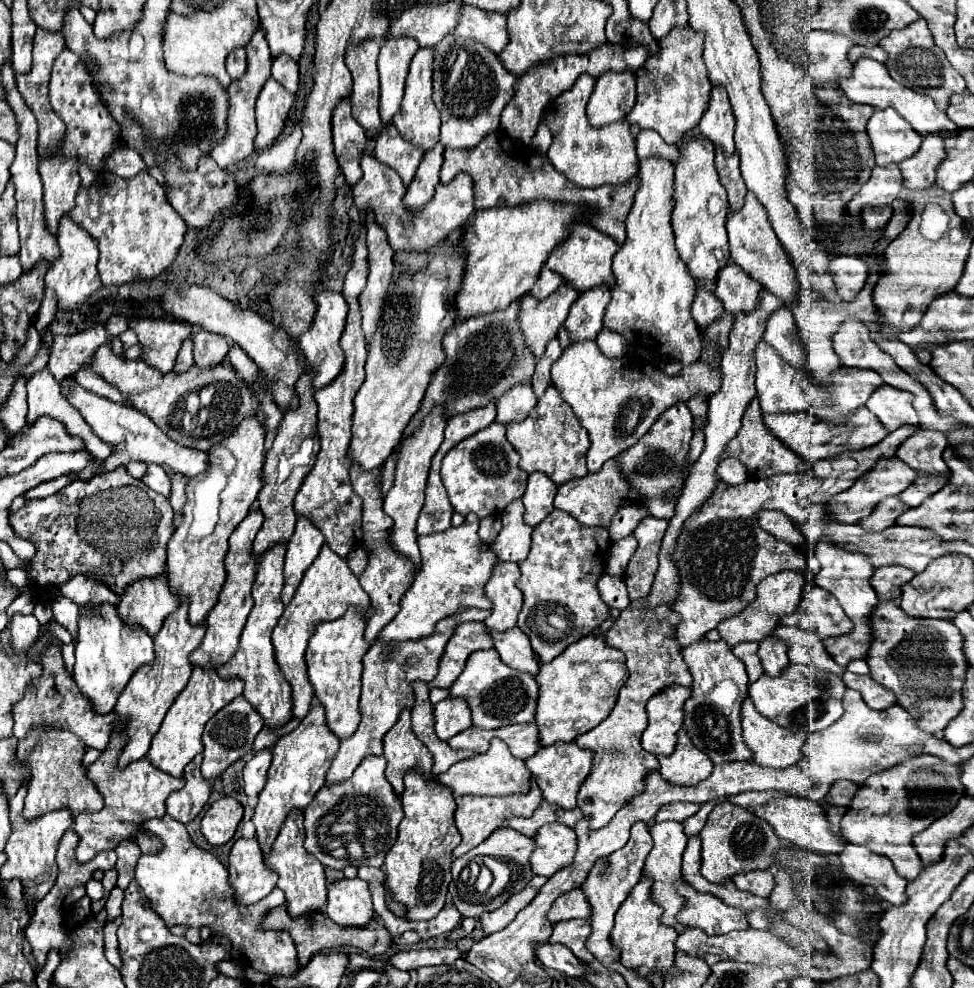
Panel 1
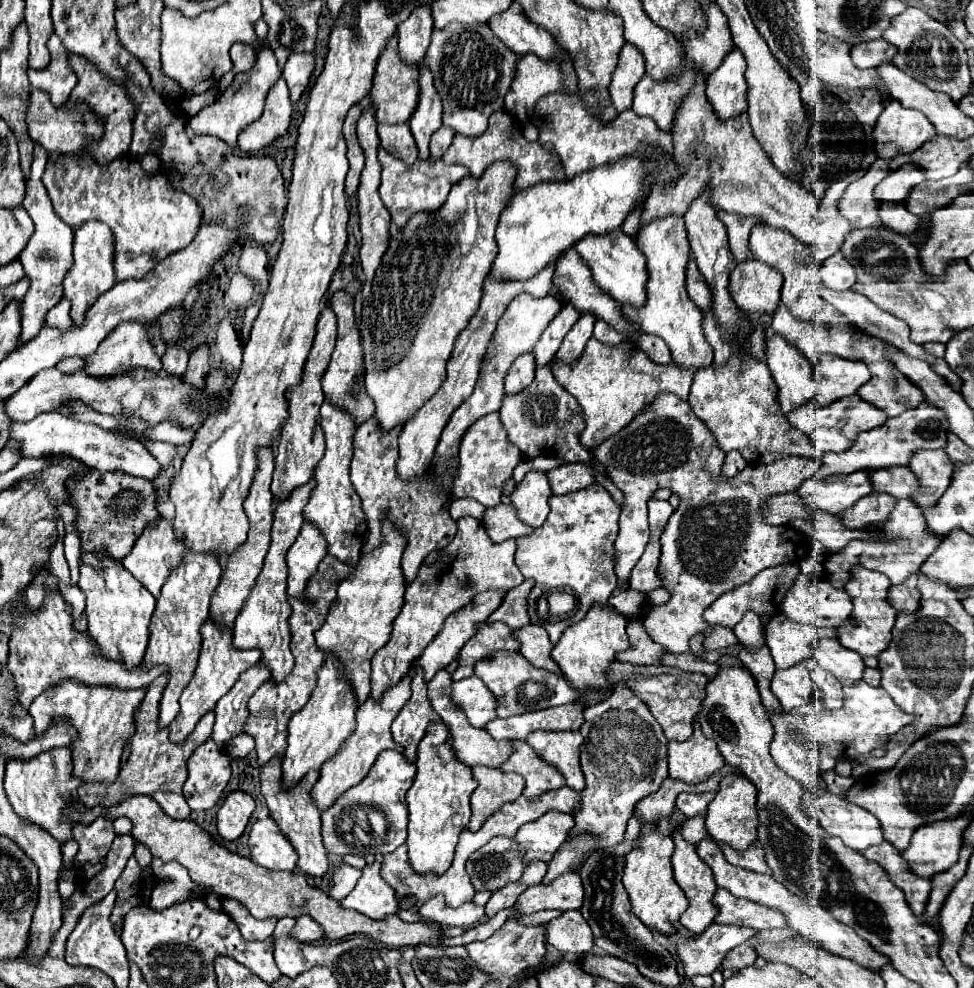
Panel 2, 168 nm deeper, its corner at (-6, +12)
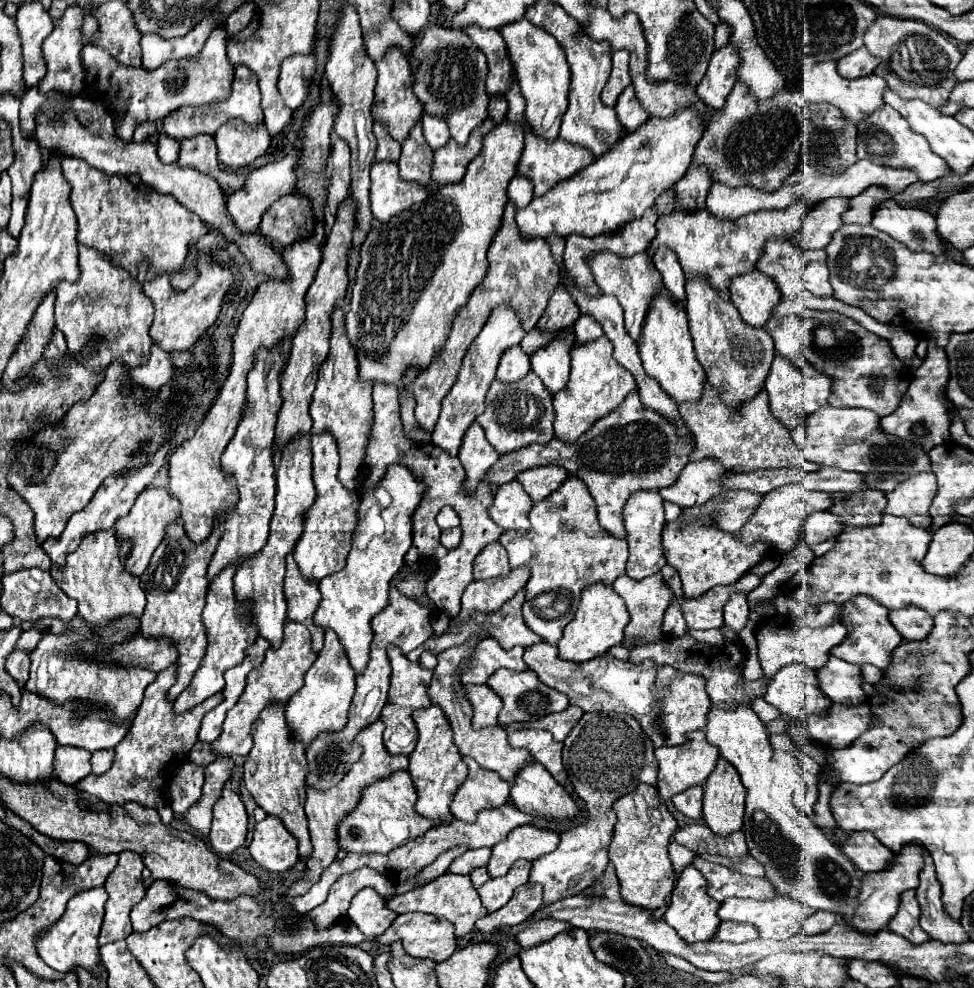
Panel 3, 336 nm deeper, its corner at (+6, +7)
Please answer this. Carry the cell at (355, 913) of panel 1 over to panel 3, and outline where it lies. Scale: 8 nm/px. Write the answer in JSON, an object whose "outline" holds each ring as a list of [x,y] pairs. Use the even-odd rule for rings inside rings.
{"outline":[[[368,887],[356,893],[348,909],[348,917],[366,935],[366,939],[374,941],[392,925],[398,913],[388,909],[384,899],[374,889]]]}

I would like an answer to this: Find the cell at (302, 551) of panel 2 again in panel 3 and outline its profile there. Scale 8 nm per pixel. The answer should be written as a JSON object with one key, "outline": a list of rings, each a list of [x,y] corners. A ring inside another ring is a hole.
{"outline":[[[292,555],[286,557],[286,579],[284,579],[284,595],[288,601],[288,621],[298,621],[306,625],[310,631],[310,641],[312,641],[312,651],[318,653],[324,643],[324,629],[316,627],[312,623],[312,615],[320,605],[320,591],[318,583],[308,581],[302,577],[296,561]]]}

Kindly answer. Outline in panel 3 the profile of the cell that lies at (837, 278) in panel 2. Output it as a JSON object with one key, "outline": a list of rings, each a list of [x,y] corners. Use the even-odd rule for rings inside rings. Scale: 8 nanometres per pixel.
{"outline":[[[822,261],[808,263],[804,269],[804,289],[812,295],[832,295],[832,285],[828,281],[828,267]]]}

